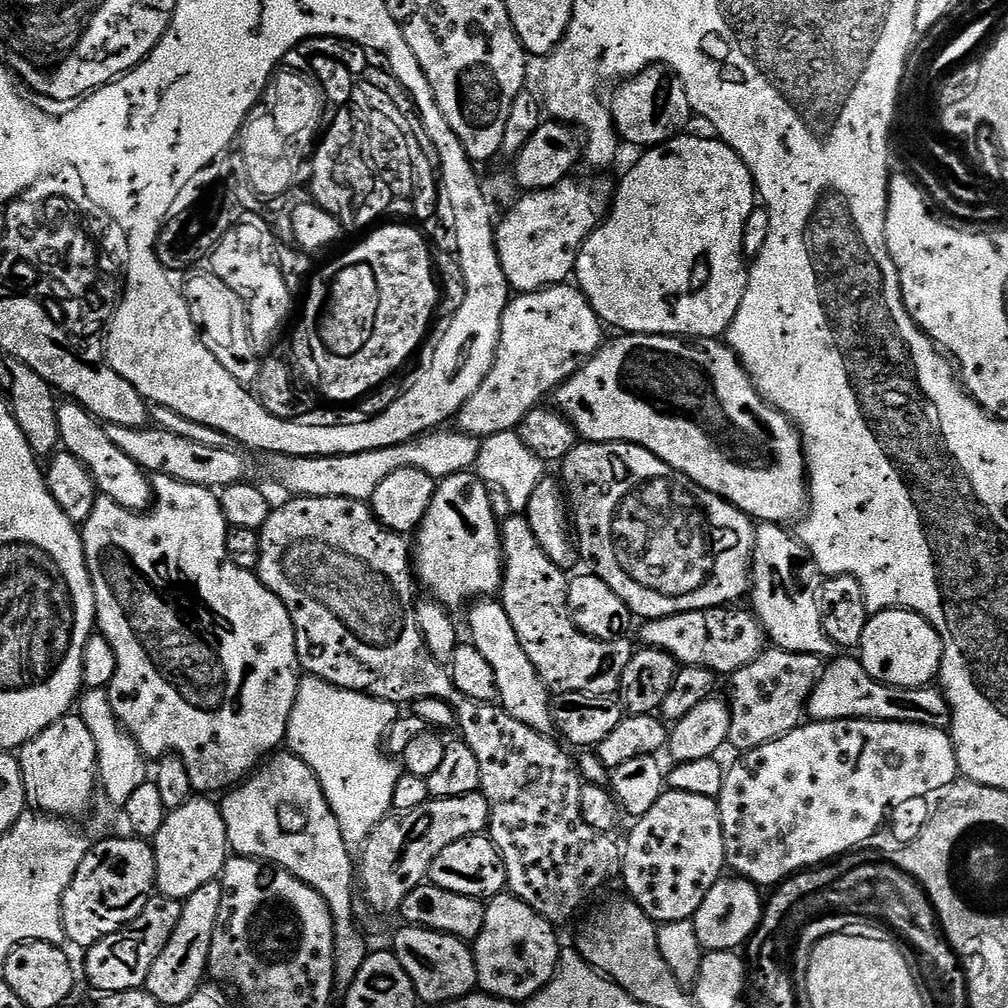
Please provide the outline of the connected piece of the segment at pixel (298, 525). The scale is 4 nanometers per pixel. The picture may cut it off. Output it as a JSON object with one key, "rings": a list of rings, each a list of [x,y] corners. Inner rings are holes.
{"rings":[[[302,496],[299,498],[292,498],[289,499],[289,504],[284,504],[279,507],[277,507],[275,510],[272,511],[270,514],[270,518],[267,520],[267,522],[264,523],[264,527],[260,529],[259,531],[259,538],[260,538],[260,562],[258,567],[258,575],[260,577],[260,583],[264,584],[269,590],[272,591],[280,599],[280,603],[284,604],[286,607],[288,607],[288,613],[290,614],[290,618],[292,619],[292,625],[294,626],[294,630],[296,631],[296,657],[300,660],[300,668],[303,669],[305,673],[309,676],[316,676],[320,680],[325,680],[327,683],[332,684],[334,687],[338,688],[344,688],[346,691],[356,691],[356,692],[364,692],[368,696],[373,696],[376,699],[380,700],[386,700],[392,704],[395,704],[397,706],[411,706],[416,703],[417,700],[426,700],[429,702],[435,702],[435,700],[449,700],[450,703],[452,703],[452,706],[454,708],[454,712],[456,714],[456,718],[458,720],[458,724],[460,726],[460,730],[462,733],[461,737],[465,744],[470,746],[472,751],[474,752],[474,756],[478,761],[478,770],[479,770],[479,782],[480,782],[480,791],[482,792],[483,796],[486,798],[488,802],[489,807],[489,816],[488,816],[488,827],[487,827],[487,833],[490,841],[492,841],[492,844],[495,846],[495,848],[498,850],[500,857],[503,860],[503,865],[506,866],[506,872],[507,872],[507,889],[509,890],[509,893],[513,896],[516,896],[520,900],[526,902],[528,905],[531,906],[531,908],[540,916],[546,918],[548,921],[550,921],[554,926],[561,926],[560,924],[566,923],[580,908],[582,905],[585,904],[586,900],[594,893],[596,893],[606,882],[610,881],[615,875],[616,877],[619,875],[619,872],[622,868],[622,850],[619,846],[619,843],[616,844],[612,840],[612,836],[608,835],[607,833],[599,833],[594,831],[594,829],[589,826],[588,823],[585,822],[585,820],[581,816],[581,790],[583,788],[583,781],[582,777],[579,773],[579,769],[577,768],[577,765],[573,762],[571,762],[569,756],[554,742],[552,742],[550,739],[551,737],[548,737],[547,735],[544,735],[543,733],[536,732],[533,730],[533,728],[530,728],[526,726],[522,722],[518,722],[517,719],[514,719],[512,715],[510,715],[507,711],[505,711],[503,708],[491,704],[491,705],[482,705],[477,704],[473,700],[468,700],[464,695],[461,694],[459,690],[454,686],[454,682],[452,681],[449,669],[445,667],[443,663],[440,663],[439,661],[436,661],[433,656],[431,656],[428,653],[428,647],[424,644],[424,639],[422,638],[422,634],[420,633],[420,628],[416,624],[416,614],[414,611],[414,599],[412,600],[412,584],[414,588],[414,580],[413,577],[410,575],[410,544],[408,541],[408,544],[403,535],[399,532],[390,532],[387,528],[384,528],[381,526],[380,523],[376,520],[376,515],[372,513],[371,507],[365,501],[363,500],[351,500],[350,498],[342,498],[339,496],[338,498],[330,498],[329,496]]]}

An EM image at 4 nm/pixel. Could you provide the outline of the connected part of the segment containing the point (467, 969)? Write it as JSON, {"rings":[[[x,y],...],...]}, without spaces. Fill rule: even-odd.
{"rings":[[[404,926],[401,929],[393,938],[390,948],[395,952],[398,962],[402,962],[402,970],[410,974],[410,982],[414,982],[416,998],[421,1005],[447,1006],[450,1001],[461,1000],[477,991],[480,979],[476,957],[465,941],[445,932],[435,932],[419,926]]]}

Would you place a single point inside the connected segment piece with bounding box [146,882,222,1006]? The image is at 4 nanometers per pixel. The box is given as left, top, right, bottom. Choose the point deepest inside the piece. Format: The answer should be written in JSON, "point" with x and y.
{"point":[182,964]}

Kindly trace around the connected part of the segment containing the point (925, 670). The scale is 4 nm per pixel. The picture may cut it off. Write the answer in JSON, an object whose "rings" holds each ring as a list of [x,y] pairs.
{"rings":[[[888,608],[885,612],[869,615],[858,647],[858,659],[865,668],[866,674],[872,676],[880,684],[900,688],[929,687],[940,675],[943,653],[944,647],[938,630],[934,630],[934,626],[926,622],[926,618],[913,612],[907,612],[904,608]]]}

